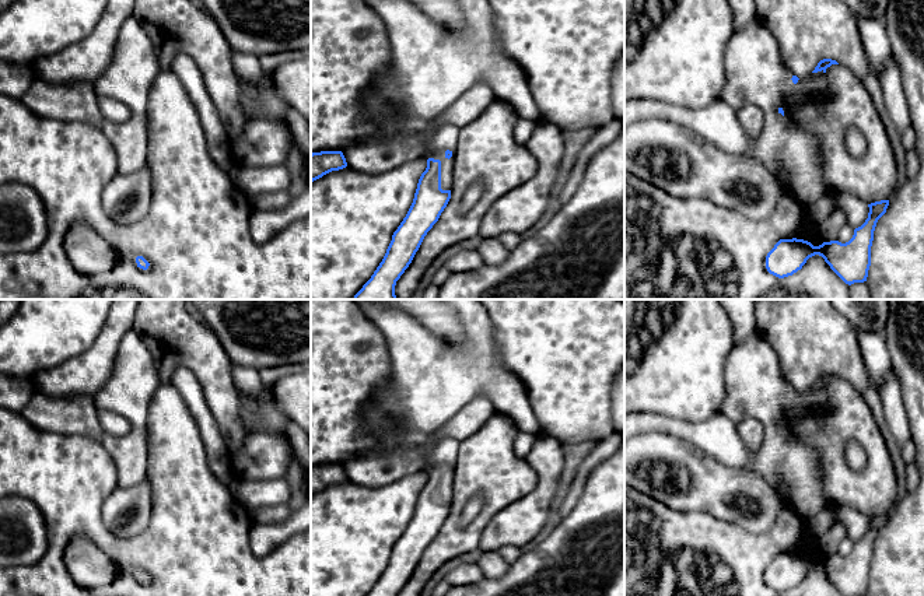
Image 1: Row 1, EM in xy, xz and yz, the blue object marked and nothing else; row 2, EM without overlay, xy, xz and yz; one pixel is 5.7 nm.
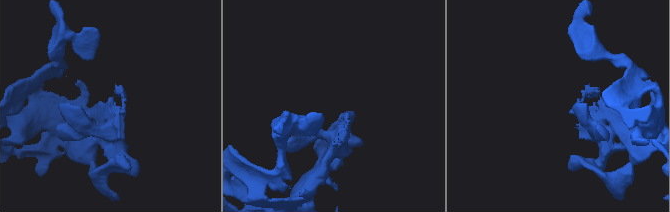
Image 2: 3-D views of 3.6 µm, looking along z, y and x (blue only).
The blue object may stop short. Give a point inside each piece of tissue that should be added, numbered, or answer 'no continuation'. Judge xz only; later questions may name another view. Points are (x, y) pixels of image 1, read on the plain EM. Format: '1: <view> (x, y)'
1: xz (430, 381)

